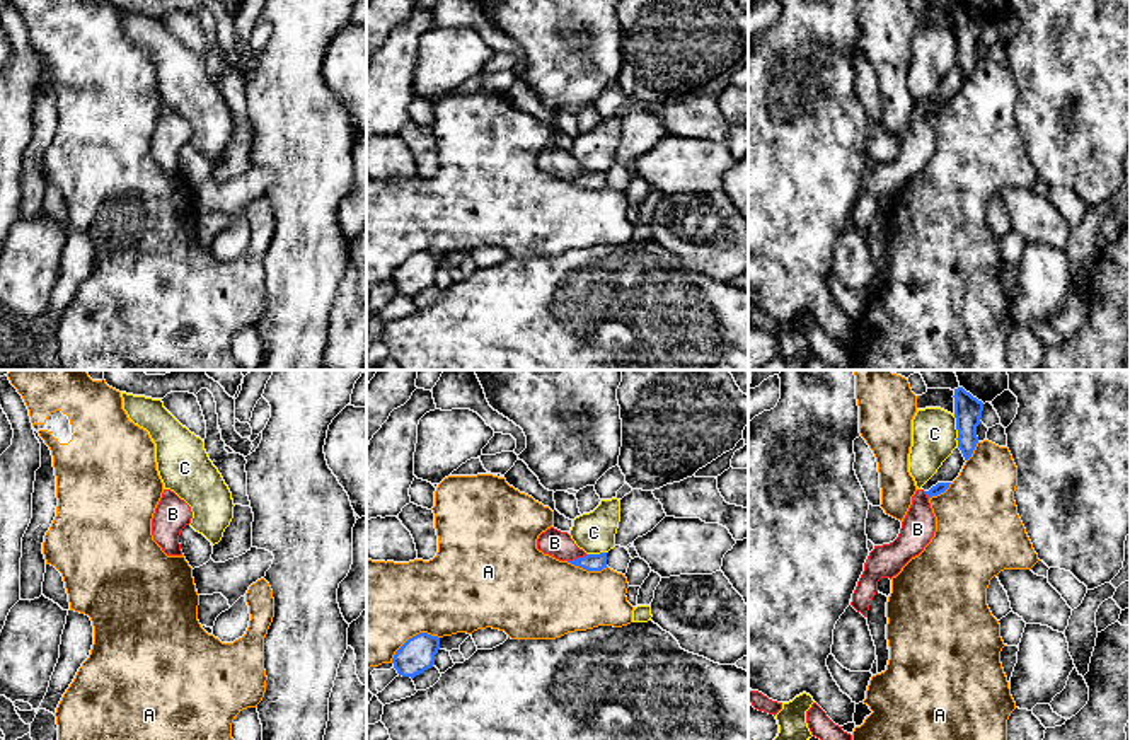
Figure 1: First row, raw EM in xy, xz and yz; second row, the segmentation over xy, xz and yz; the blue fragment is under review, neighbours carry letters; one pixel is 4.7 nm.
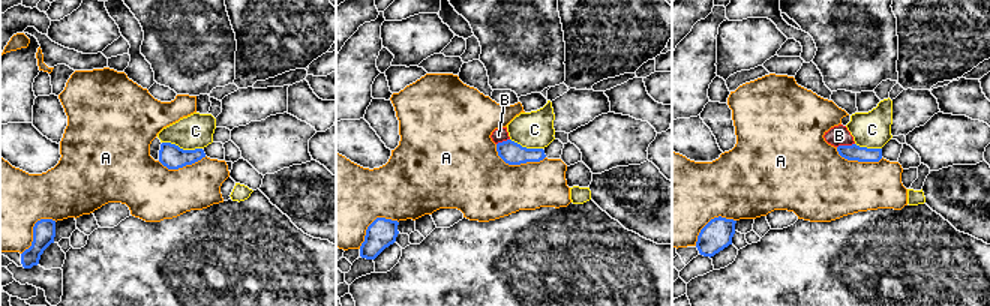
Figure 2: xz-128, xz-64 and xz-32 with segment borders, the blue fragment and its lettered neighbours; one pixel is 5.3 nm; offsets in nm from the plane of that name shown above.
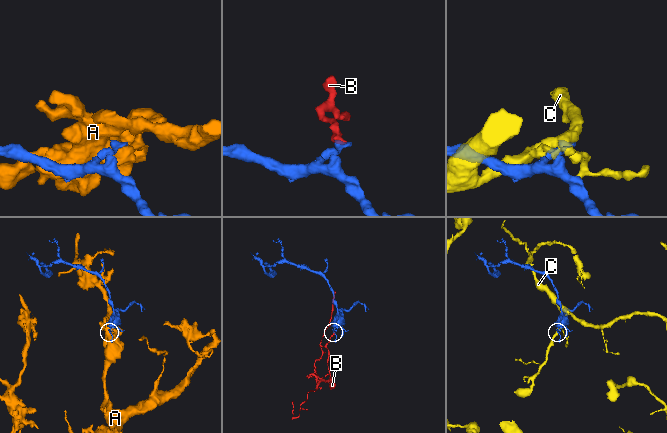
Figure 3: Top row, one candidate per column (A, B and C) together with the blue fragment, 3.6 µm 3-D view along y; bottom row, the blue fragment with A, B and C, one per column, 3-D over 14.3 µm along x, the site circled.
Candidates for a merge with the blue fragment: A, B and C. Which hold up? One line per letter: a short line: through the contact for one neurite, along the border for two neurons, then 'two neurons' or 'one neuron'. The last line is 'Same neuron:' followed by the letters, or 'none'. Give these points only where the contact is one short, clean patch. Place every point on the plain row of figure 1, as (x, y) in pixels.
A: two neurons
B: xz (587, 173), (568, 179) | two neurons
C: two neurons
Same neuron: none

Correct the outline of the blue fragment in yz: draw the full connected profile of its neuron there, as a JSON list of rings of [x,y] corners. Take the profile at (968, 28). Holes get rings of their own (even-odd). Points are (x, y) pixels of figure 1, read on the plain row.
[[[963,5],[954,7],[954,36],[958,48],[958,66],[968,78],[978,61],[977,44],[982,41],[983,20],[966,10]]]

